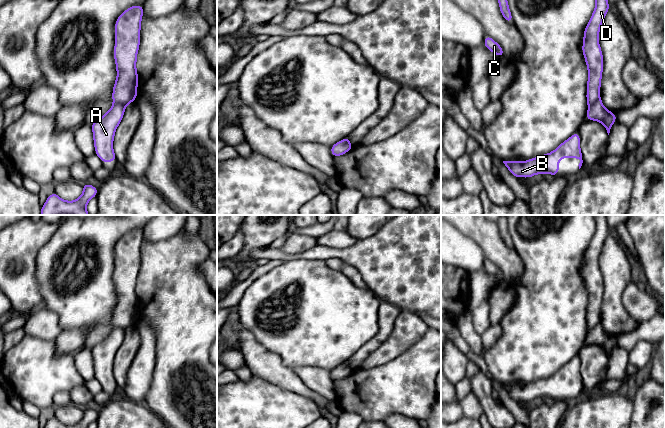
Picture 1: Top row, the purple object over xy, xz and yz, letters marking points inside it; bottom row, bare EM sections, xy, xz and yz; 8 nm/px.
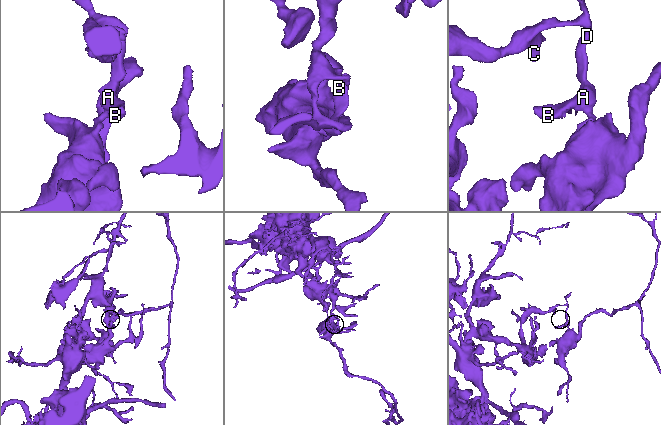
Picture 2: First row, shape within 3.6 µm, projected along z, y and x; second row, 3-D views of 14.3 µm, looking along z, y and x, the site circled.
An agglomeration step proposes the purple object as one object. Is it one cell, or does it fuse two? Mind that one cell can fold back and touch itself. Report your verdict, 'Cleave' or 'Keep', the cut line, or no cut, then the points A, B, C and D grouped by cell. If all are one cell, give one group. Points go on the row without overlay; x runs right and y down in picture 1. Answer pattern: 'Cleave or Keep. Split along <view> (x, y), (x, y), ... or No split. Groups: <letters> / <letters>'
Cleave. Split along xy (114, 325), (125, 329). Groups: A B / C D

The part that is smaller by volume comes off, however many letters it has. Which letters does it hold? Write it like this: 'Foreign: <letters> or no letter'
Foreign: A, B

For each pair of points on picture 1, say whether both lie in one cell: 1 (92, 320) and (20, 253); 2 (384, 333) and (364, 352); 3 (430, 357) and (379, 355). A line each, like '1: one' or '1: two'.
1: two
2: one
3: two

